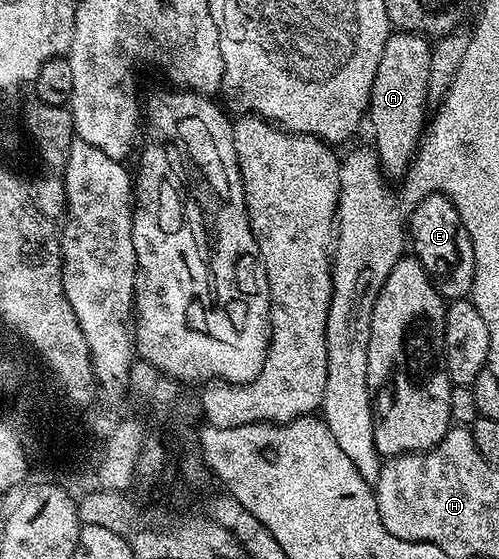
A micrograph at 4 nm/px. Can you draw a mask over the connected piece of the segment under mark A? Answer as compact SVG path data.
M404 31L390 32L387 47L383 47L383 59L379 59L379 67L375 71L375 83L371 83L369 108L367 110L367 125L373 128L372 148L377 154L377 162L381 164L381 172L386 178L404 178L409 172L413 158L417 156L423 134L427 129L427 113L425 108L431 105L429 99L429 76L431 75L430 38L422 37L420 33L406 33Z

